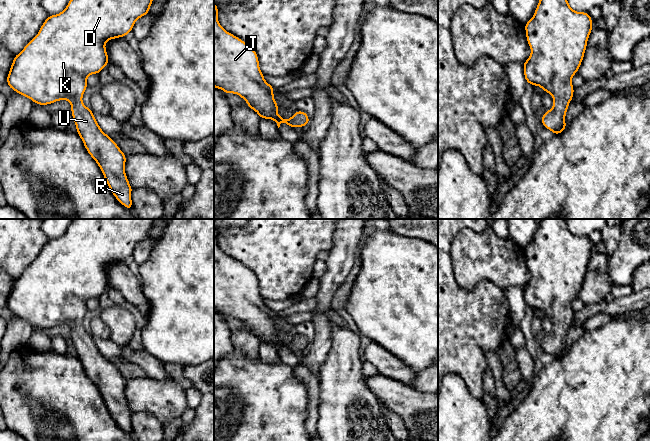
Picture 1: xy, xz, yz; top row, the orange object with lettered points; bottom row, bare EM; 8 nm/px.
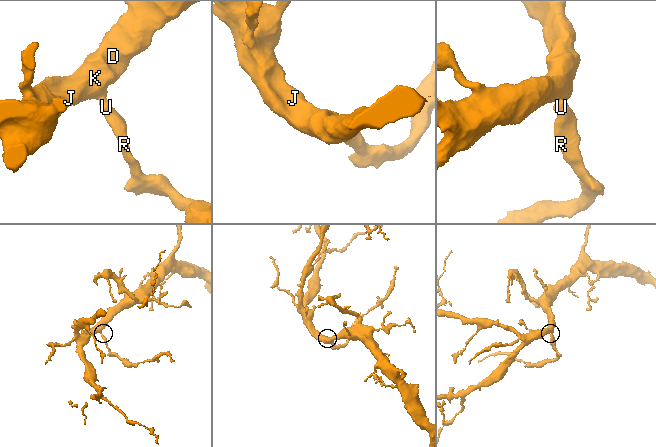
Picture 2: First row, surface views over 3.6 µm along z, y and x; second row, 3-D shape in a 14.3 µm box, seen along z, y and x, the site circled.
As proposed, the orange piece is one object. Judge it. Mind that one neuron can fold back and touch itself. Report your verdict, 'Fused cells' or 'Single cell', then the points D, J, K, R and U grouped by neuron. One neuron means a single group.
Single cell. Groups: D J K R U

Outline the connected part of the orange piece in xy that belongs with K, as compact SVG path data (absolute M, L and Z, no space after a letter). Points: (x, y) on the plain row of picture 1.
M72 219L66 232L59 238L49 239L38 258L15 279L7 299L7 309L15 316L31 323L34 328L44 330L60 324L71 327L76 354L87 376L101 393L112 418L128 434L132 434L133 412L125 397L126 379L110 360L102 355L92 334L83 328L82 321L88 310L87 301L90 298L99 298L109 287L105 267L111 263L125 261L131 256L136 244L149 238L153 223L154 219Z

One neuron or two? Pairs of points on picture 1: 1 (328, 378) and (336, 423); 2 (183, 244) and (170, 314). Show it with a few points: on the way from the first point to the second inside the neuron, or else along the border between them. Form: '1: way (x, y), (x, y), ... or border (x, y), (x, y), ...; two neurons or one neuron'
1: way (336, 389), (336, 412); one neuron
2: way (183, 261), (183, 297); one neuron

